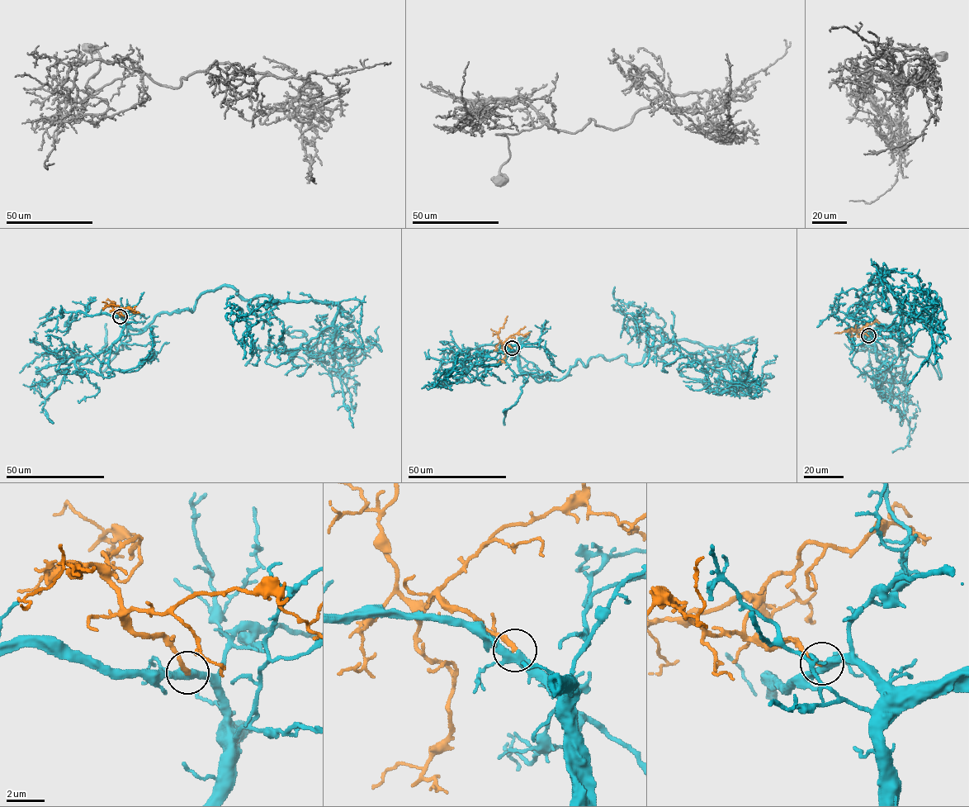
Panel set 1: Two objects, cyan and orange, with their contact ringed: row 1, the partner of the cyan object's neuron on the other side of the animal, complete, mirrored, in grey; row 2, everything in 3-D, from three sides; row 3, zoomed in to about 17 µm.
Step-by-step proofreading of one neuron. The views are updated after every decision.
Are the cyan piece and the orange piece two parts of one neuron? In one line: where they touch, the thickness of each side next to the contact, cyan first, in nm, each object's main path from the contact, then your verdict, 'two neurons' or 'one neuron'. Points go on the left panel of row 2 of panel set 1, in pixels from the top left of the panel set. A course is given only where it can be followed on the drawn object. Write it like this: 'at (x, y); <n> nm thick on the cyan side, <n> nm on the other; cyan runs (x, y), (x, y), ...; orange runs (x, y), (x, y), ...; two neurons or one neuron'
at (120, 316); 340 nm thick on the cyan side, 260 nm on the other; cyan runs (120, 316), (141, 330), (224, 286), (244, 299), (337, 303), (331, 353), (353, 427); orange runs (120, 316), (108, 305), (119, 306); one neuron

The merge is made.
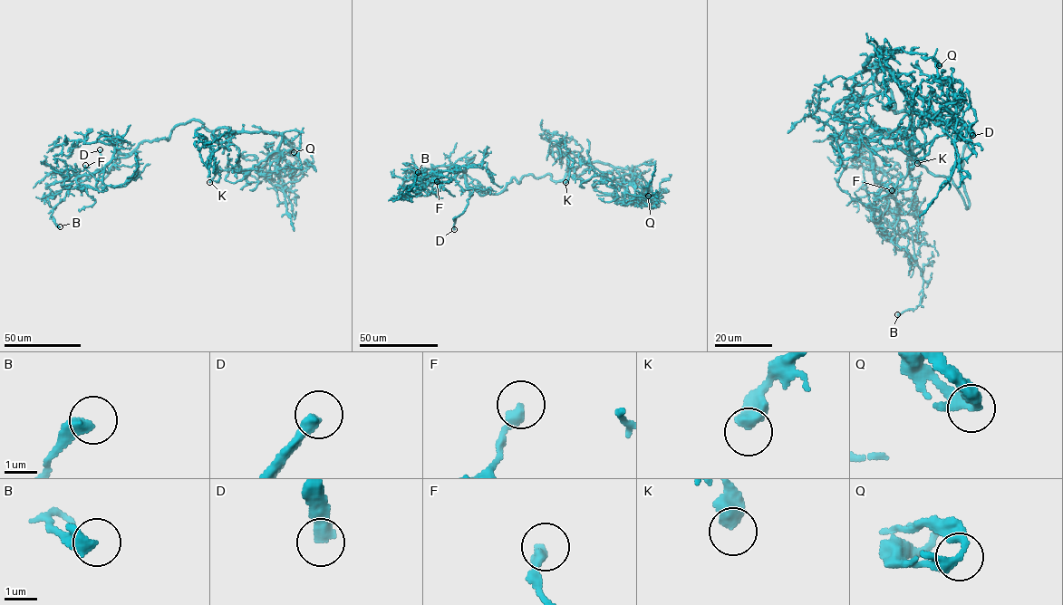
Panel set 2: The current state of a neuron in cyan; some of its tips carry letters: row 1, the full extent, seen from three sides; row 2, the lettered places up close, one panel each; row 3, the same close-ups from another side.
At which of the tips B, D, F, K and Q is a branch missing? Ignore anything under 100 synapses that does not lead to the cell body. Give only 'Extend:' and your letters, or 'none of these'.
Extend: D

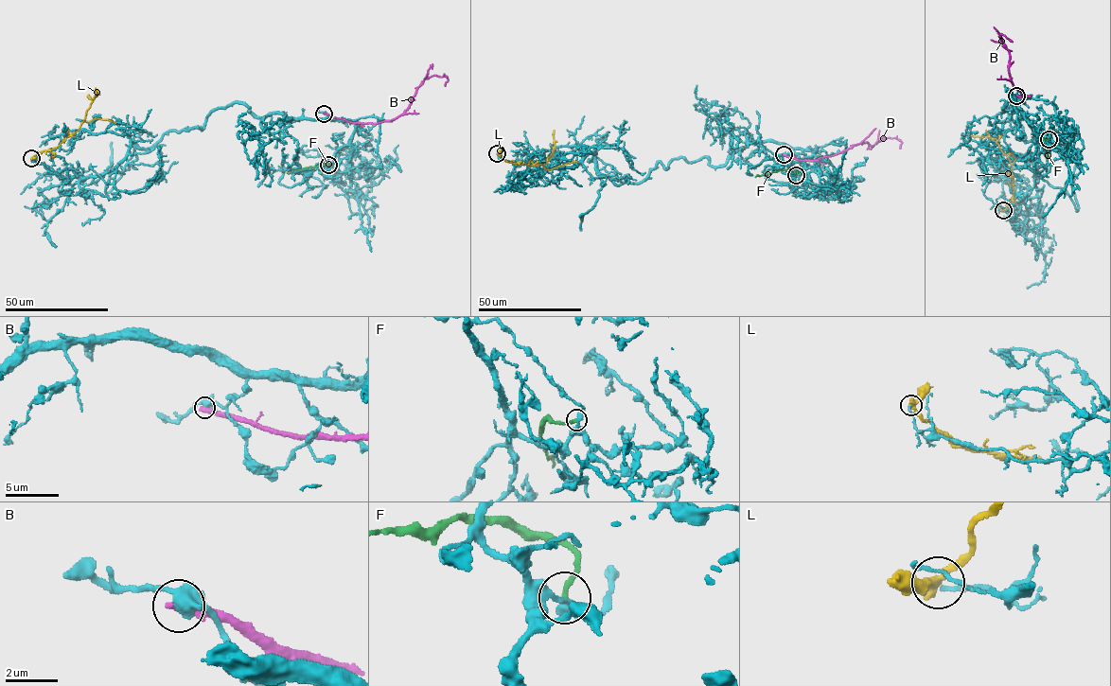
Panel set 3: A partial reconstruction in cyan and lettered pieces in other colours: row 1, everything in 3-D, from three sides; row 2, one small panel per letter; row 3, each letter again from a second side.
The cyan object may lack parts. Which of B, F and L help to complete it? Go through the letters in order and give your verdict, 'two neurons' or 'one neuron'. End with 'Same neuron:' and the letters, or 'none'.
B: two neurons
F: two neurons
L: two neurons
Same neuron: none

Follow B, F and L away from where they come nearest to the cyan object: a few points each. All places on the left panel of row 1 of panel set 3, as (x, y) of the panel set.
B: (324, 113), (359, 123), (393, 120), (407, 109), (426, 79), (446, 77), (448, 79), (445, 86)
F: (329, 165), (287, 172)
L: (31, 158), (56, 148), (79, 129), (97, 91)

